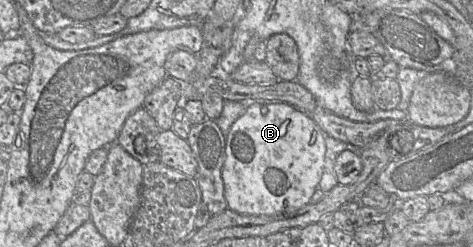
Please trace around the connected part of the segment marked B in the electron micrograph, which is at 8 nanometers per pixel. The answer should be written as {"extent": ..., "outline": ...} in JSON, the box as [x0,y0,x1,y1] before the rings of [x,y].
{"extent":[222,103,325,216],"outline":[[[248,103],[245,113],[232,124],[226,136],[222,179],[228,208],[240,214],[274,216],[296,212],[310,203],[324,171],[325,138],[325,133],[308,113],[290,104]]]}

